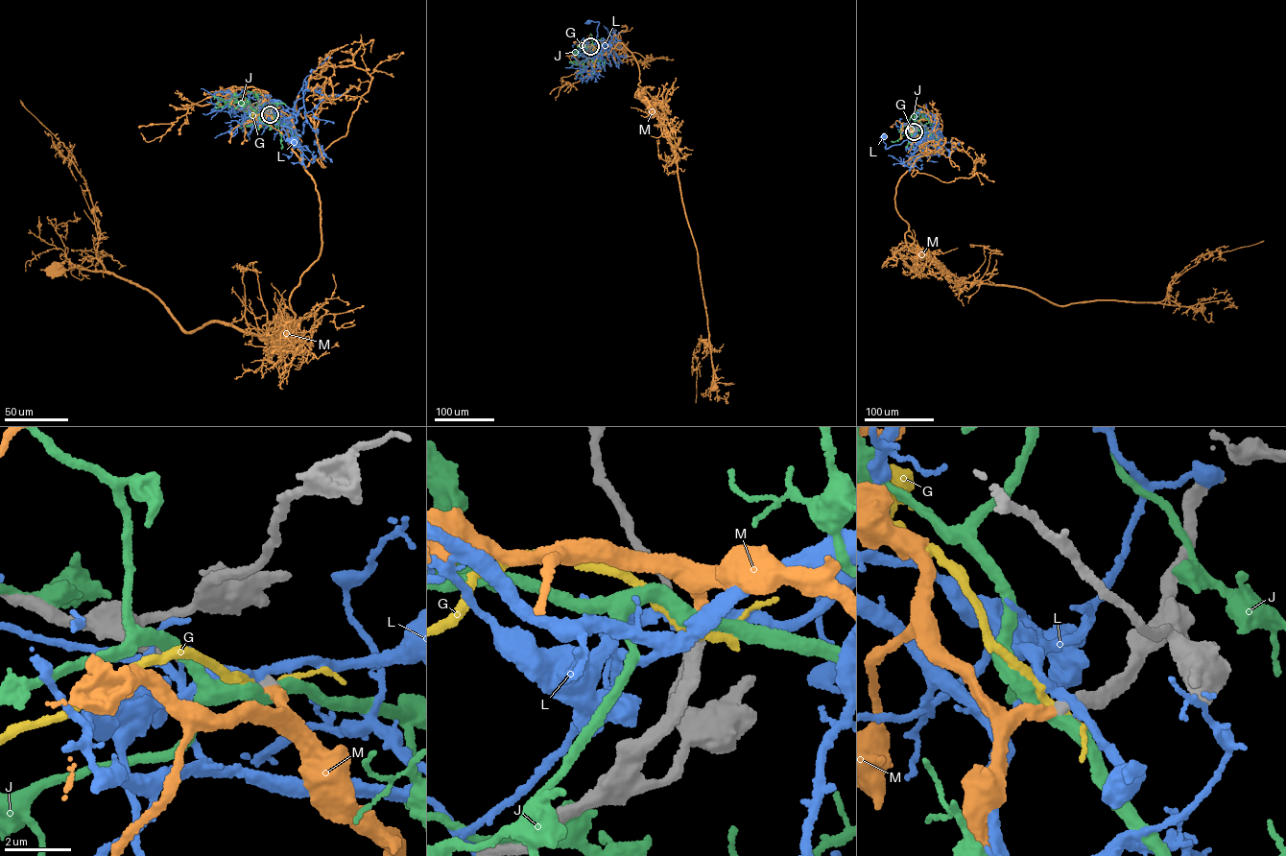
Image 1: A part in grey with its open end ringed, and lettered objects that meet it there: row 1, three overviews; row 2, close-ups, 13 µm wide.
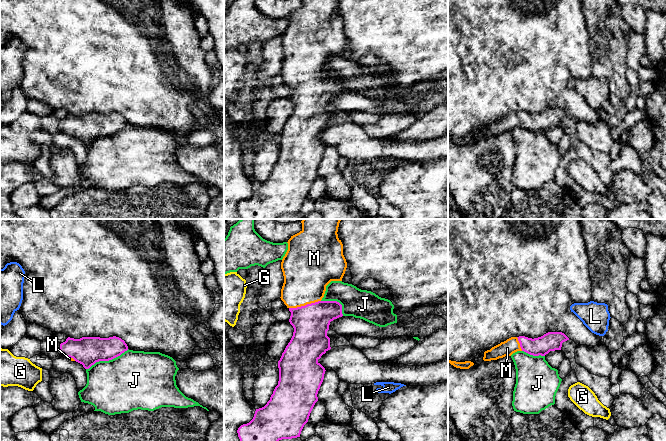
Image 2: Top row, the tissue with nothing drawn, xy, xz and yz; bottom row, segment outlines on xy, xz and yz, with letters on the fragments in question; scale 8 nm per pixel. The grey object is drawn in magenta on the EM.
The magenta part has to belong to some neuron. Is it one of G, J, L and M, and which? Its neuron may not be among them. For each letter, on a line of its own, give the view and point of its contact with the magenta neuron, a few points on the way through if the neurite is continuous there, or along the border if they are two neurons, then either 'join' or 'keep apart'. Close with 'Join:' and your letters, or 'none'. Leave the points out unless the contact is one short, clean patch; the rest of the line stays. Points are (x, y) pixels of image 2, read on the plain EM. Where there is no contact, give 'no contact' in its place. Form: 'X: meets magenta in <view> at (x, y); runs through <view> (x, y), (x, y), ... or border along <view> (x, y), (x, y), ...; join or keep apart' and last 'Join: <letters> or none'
G: no contact; keep apart
J: meets magenta in xy at (107, 136); border along xy (128, 125), (111, 135), (96, 137), (86, 145); keep apart
L: no contact; keep apart
M: meets magenta in xz at (305, 81); join
Join: M

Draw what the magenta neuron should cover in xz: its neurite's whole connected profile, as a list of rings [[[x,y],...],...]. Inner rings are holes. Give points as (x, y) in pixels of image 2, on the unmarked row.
[[[302,0],[302,6],[288,16],[288,26],[281,38],[284,59],[281,65],[281,76],[291,88],[289,95],[294,104],[293,112],[278,137],[279,157],[267,180],[256,185],[253,195],[241,201],[238,206],[240,219],[277,219],[282,215],[300,213],[310,189],[318,177],[318,167],[324,155],[325,144],[318,138],[330,123],[327,112],[330,98],[342,93],[342,81],[337,77],[323,77],[326,62],[331,57],[342,57],[347,44],[343,31],[343,20],[338,14],[339,0]]]

